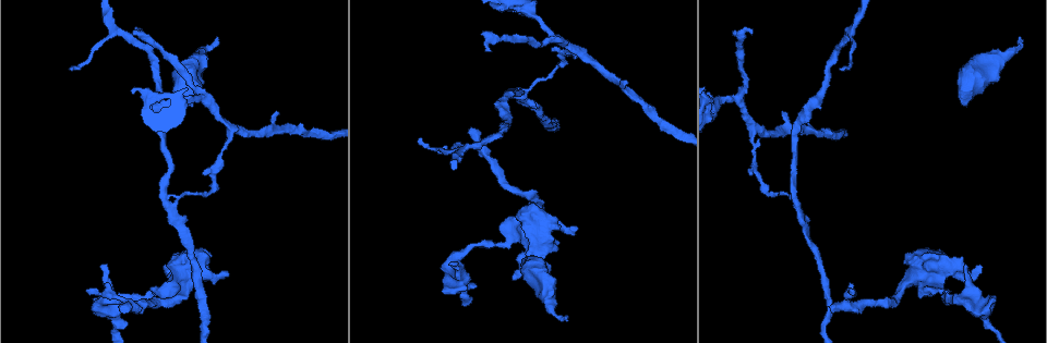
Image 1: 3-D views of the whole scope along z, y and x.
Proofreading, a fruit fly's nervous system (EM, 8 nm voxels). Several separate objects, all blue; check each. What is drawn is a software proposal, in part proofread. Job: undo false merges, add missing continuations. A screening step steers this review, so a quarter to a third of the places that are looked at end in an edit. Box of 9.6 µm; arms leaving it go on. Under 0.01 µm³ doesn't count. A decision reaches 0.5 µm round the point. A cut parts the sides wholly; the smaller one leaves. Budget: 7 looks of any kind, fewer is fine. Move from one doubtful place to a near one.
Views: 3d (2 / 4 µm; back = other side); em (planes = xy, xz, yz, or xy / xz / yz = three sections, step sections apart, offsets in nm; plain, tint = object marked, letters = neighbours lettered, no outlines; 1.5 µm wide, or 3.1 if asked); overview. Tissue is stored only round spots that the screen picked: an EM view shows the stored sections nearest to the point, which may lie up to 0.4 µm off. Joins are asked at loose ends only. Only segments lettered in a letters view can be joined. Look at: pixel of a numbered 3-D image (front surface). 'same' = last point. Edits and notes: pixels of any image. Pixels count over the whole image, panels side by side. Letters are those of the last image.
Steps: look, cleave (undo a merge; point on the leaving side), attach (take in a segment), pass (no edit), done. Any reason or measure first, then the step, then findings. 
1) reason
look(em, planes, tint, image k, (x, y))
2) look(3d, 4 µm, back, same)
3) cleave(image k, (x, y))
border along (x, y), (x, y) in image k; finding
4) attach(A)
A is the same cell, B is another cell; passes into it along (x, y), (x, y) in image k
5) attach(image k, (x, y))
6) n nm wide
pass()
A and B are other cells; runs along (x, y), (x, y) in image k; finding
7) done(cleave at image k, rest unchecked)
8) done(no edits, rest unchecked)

an open end
look(3d, 4 µm, image 1, (853, 295))

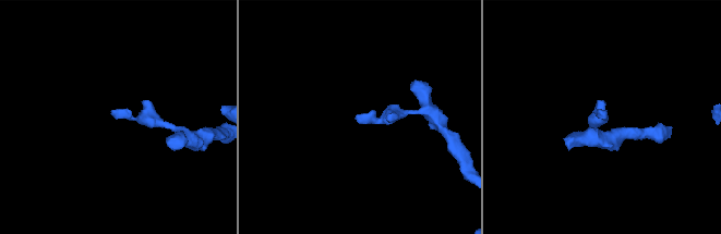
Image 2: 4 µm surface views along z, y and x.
need the tissue
look(em, planes, tint, image 2, (116, 119))

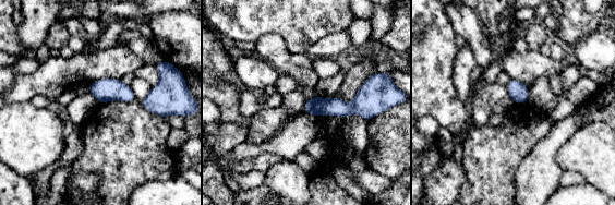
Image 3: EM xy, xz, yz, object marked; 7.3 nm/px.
what lies round it
look(em, planes, letters, same)

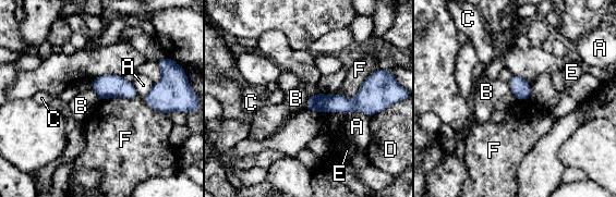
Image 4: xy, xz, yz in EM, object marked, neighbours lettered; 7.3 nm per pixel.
140 nm wide
pass()
A, B, C, D, E and F are other cells; no lettered segment goes on from it

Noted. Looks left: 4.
three arms meet
look(3d, 4 µm, image 1, (520, 229))

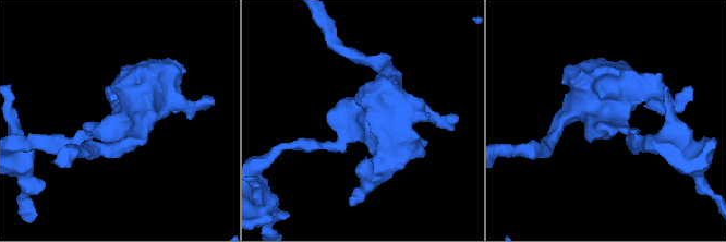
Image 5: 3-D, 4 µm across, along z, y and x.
3 arms; need the tissue
look(em, planes, plain, image 5, (114, 125))

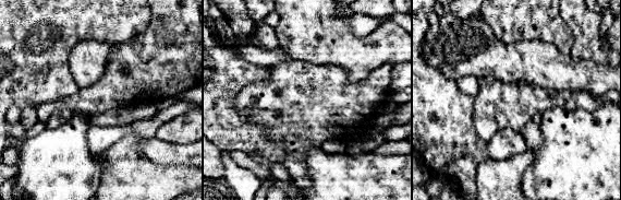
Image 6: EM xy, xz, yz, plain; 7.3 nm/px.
look(em, planes, letters, same)

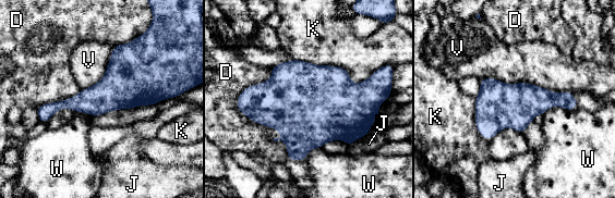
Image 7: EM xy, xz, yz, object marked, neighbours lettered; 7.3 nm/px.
320 nm wide
pass()
D, J, K, V and W are other cells; border along (480, 79), (571, 93) in image 7; all the same neuron

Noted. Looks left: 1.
done(no edits, rest unchecked)

